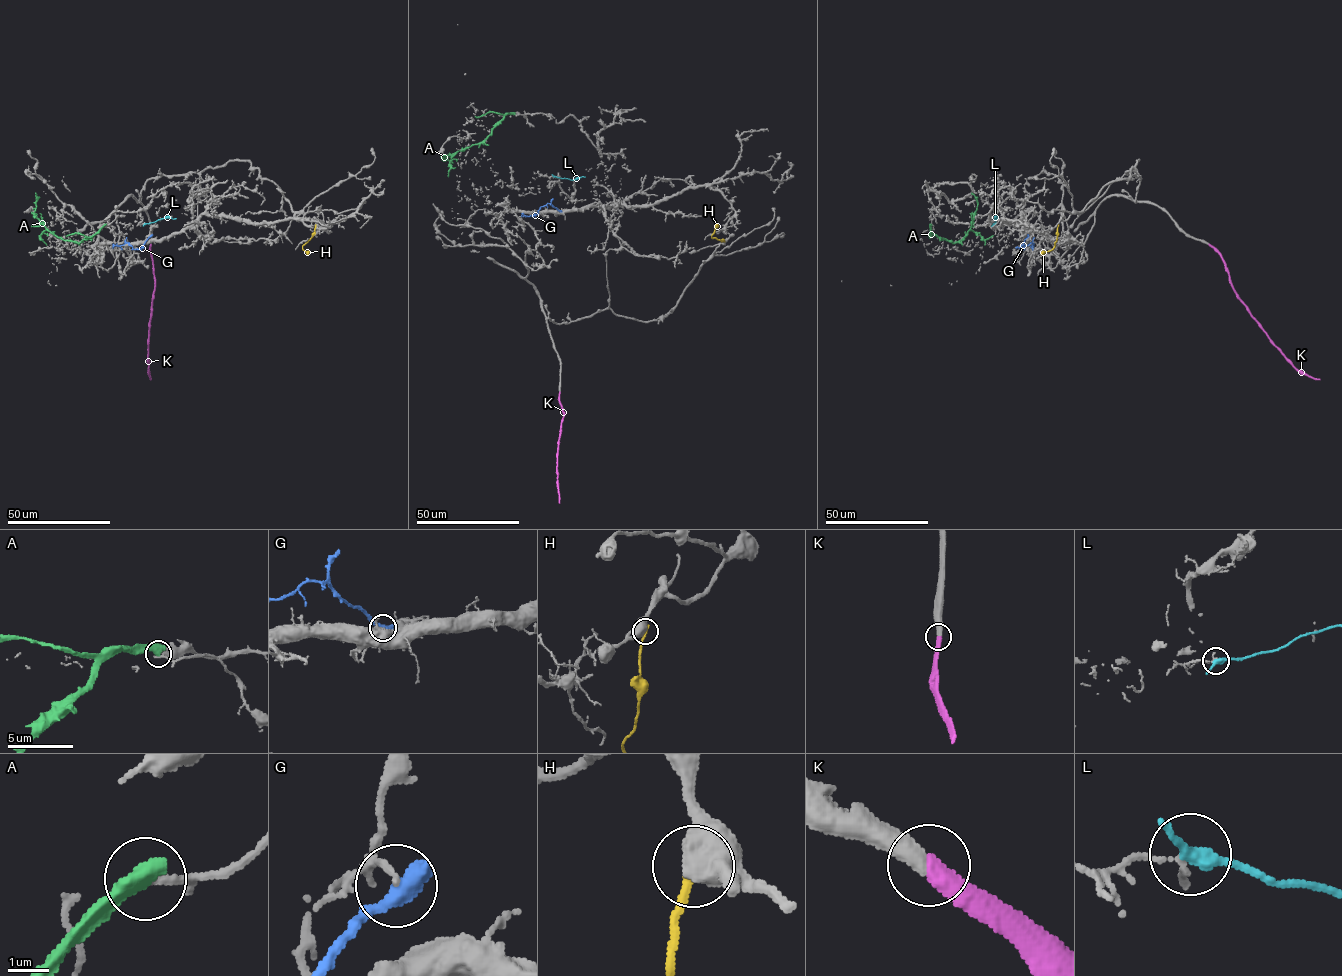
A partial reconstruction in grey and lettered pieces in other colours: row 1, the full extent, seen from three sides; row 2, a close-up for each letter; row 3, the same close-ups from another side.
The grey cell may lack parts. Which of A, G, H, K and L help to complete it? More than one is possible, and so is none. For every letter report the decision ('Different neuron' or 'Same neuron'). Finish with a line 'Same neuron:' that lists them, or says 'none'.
A: Different neuron
G: Different neuron
H: Different neuron
K: Same neuron
L: Different neuron
Same neuron: K

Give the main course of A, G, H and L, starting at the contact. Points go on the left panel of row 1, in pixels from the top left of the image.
A: (105, 224), (91, 237), (78, 243), (57, 237), (35, 216), (35, 192)
G: (150, 235), (139, 249), (133, 249), (127, 242), (113, 248)
H: (315, 225), (313, 235), (302, 247), (309, 254)
L: (144, 223), (176, 218)

